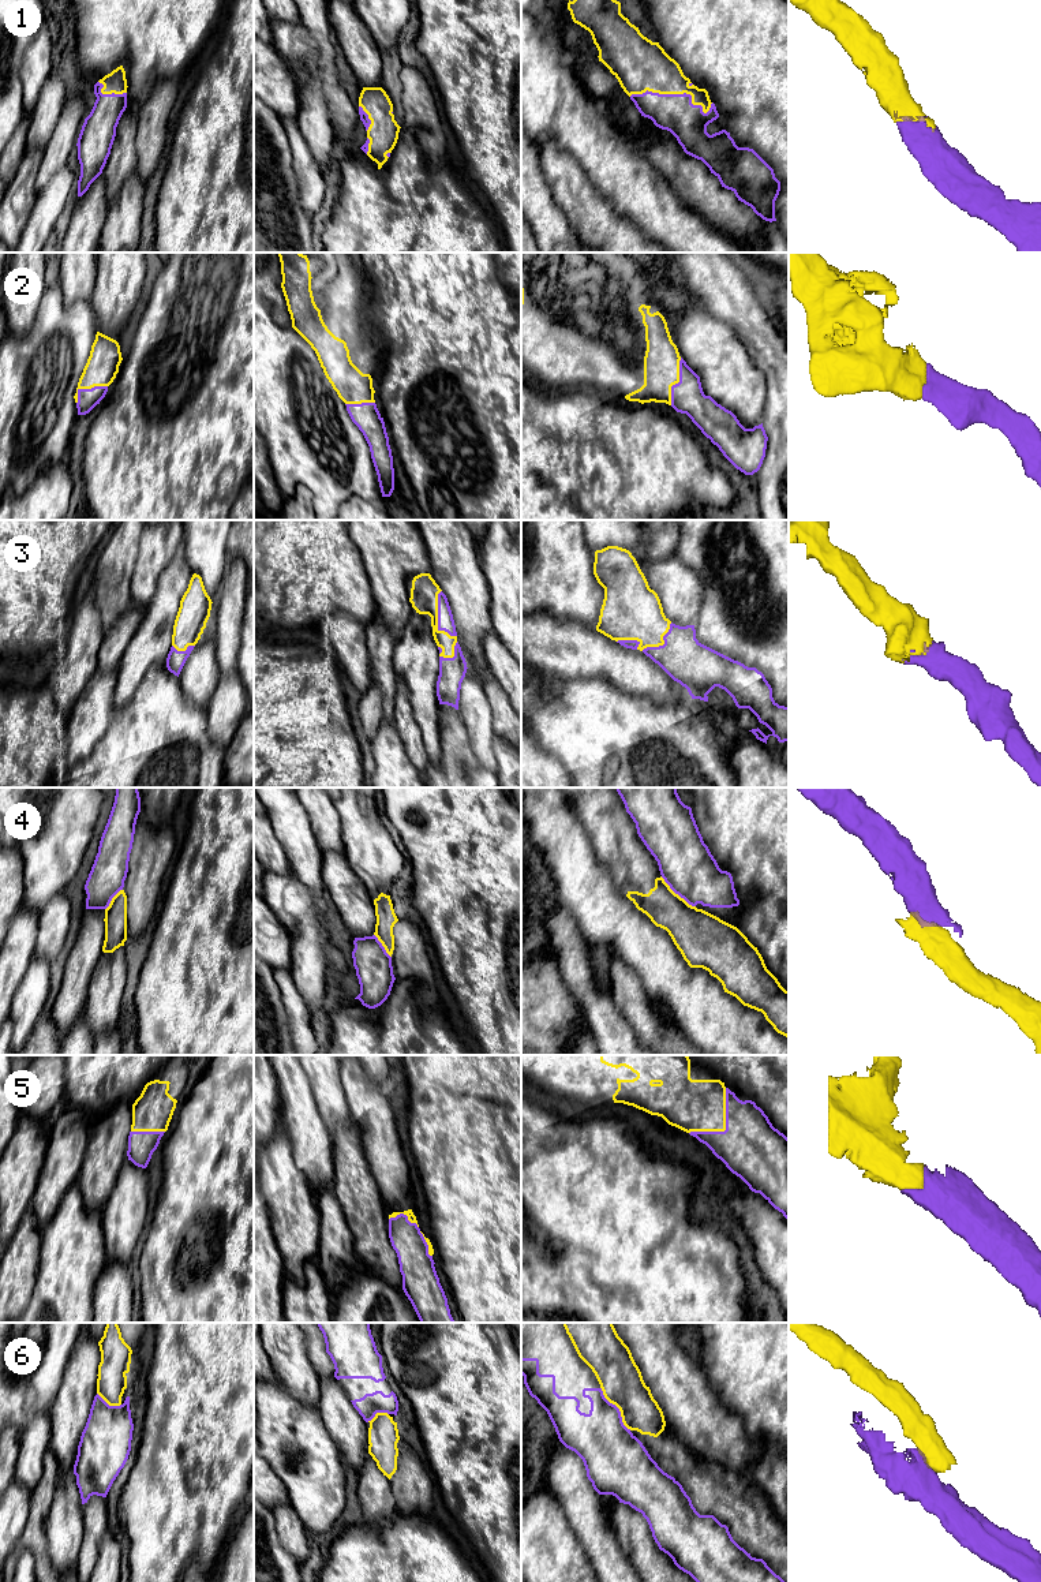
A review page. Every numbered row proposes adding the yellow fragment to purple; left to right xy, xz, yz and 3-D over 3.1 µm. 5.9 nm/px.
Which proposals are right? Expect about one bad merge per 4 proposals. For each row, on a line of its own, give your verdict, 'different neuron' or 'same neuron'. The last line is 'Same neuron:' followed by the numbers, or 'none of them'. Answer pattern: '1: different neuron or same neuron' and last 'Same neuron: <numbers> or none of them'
1: same neuron
2: same neuron
3: same neuron
4: different neuron
5: same neuron
6: different neuron
Same neuron: 1, 2, 3, 5

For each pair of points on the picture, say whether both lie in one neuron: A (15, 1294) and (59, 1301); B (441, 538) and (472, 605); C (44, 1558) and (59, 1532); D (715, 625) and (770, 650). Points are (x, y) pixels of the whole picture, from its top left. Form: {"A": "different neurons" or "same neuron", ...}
{"A": "different neurons", "B": "same neuron", "C": "different neurons", "D": "same neuron"}

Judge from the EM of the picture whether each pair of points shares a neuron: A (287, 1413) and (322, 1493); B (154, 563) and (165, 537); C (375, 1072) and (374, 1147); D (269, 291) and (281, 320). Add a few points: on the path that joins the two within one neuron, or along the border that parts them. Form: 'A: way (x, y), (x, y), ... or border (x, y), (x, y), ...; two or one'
A: way (291, 1433), (307, 1450), (309, 1462), (314, 1473); one
B: way (154, 556), (158, 543); one
C: border (363, 1069), (370, 1077), (384, 1085); two
D: way (274, 298), (280, 313); one

